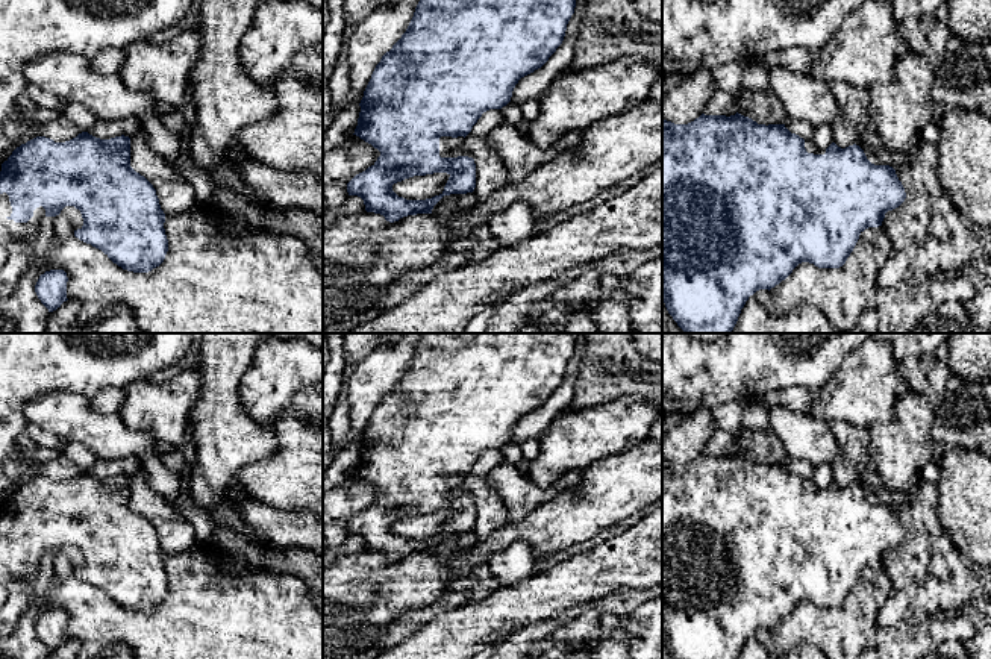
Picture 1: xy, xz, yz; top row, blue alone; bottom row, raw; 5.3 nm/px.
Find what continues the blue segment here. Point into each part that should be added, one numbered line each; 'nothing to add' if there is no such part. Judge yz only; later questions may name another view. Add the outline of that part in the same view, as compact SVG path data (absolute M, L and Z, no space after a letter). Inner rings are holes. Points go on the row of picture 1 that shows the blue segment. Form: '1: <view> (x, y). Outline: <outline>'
1: yz (809, 146). Outline: M805 139L805 148L808 153L814 153L814 155L824 155L826 148L818 148L812 139Z

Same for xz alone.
1: xz (447, 146). Outline: M441 136L439 138L439 156L441 158L455 158L456 150L464 144L464 136L452 138Z

